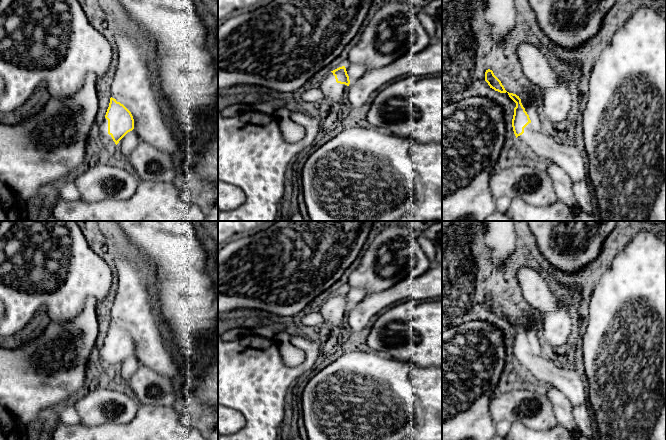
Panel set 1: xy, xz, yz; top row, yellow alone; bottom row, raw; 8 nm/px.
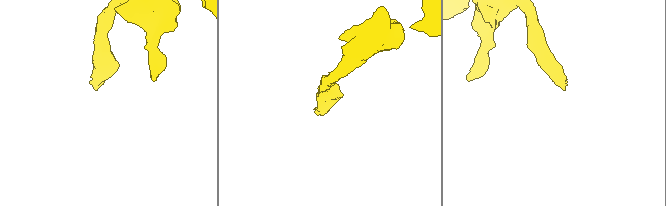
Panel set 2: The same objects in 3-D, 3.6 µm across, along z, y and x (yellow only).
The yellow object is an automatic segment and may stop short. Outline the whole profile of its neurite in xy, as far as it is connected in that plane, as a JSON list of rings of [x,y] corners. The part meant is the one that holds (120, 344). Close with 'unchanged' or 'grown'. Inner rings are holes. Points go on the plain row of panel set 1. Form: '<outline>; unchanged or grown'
[[[111,321],[105,342],[99,353],[103,364],[110,370],[114,370],[134,353],[134,343],[123,328]]]; grown

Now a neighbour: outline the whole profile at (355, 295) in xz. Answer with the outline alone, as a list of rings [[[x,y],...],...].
[[[346,288],[345,292],[349,300],[350,308],[358,304],[367,296],[367,292],[363,288]]]

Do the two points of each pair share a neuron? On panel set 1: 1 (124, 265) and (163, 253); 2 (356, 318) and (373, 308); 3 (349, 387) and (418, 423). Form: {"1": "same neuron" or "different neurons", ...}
{"1": "different neurons", "2": "same neuron", "3": "same neuron"}

